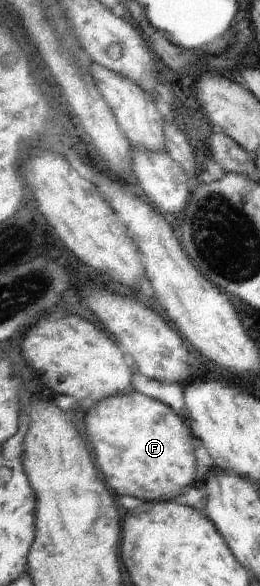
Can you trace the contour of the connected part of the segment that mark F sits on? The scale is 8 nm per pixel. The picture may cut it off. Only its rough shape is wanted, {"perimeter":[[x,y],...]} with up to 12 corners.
{"perimeter":[[134,392],[97,403],[89,435],[123,495],[195,484],[194,431]]}

